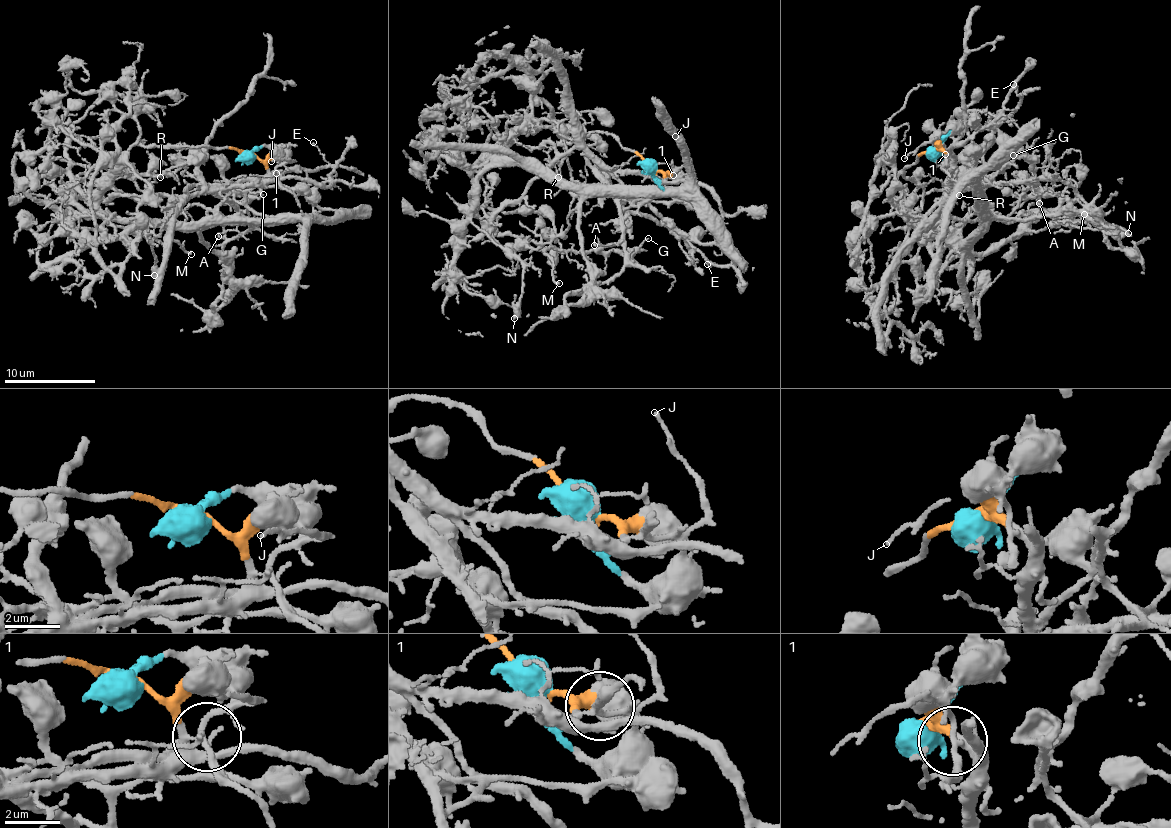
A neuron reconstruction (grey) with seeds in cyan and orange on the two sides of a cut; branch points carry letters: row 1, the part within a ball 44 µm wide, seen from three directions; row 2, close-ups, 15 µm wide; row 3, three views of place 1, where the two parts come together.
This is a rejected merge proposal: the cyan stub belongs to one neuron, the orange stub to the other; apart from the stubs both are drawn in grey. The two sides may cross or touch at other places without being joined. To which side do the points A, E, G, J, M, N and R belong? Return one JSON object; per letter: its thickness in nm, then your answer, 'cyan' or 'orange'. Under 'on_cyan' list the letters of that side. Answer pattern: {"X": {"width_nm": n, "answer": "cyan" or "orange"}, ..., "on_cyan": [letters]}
{"A": {"width_nm": 150, "answer": "orange"}, "E": {"width_nm": 110, "answer": "orange"}, "G": {"width_nm": 90, "answer": "orange"}, "J": {"width_nm": 100, "answer": "cyan"}, "M": {"width_nm": 160, "answer": "orange"}, "N": {"width_nm": 550, "answer": "cyan"}, "R": {"width_nm": 140, "answer": "cyan"}, "on_cyan": ["J", "N", "R"]}

